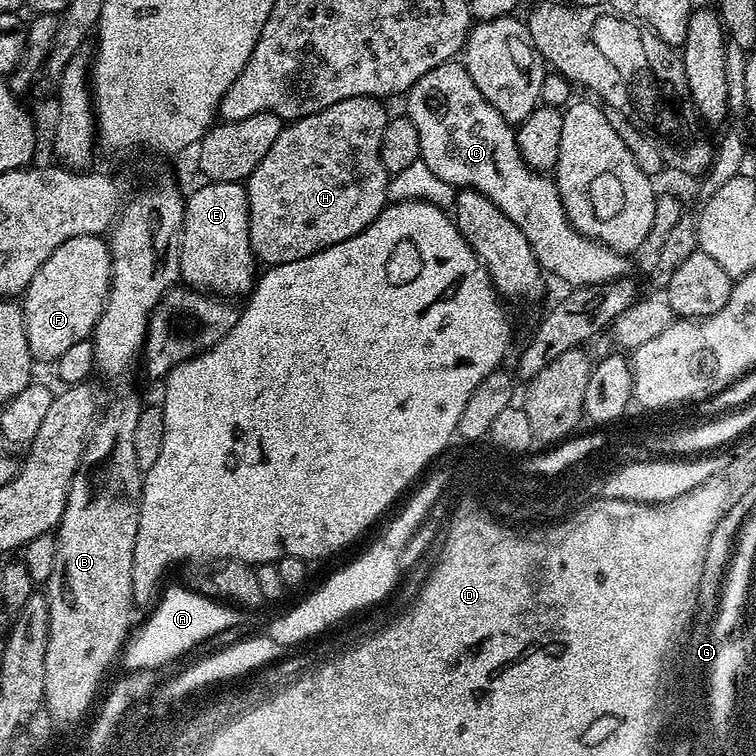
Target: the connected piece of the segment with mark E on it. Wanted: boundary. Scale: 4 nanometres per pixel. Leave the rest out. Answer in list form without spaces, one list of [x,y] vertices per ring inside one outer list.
[[[204,182],[201,188],[187,193],[184,202],[184,233],[180,239],[180,280],[198,292],[215,294],[221,298],[247,297],[256,287],[258,261],[250,242],[250,214],[248,189],[243,183]]]

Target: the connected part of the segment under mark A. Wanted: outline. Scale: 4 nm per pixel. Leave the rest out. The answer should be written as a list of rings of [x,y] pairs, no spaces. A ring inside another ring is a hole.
[[[168,585],[163,589],[155,610],[144,625],[131,633],[122,649],[122,664],[132,672],[144,672],[147,668],[160,668],[171,660],[187,654],[191,648],[199,646],[203,640],[224,632],[239,624],[241,613],[231,605],[213,597],[206,597],[182,586]]]

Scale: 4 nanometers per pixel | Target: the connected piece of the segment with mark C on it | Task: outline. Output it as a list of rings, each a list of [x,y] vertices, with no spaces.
[[[459,59],[447,60],[442,66],[434,66],[430,74],[422,74],[418,82],[406,93],[408,108],[406,114],[418,126],[418,142],[420,143],[420,158],[442,178],[442,182],[450,182],[459,190],[473,188],[482,193],[522,234],[526,234],[526,242],[530,242],[530,250],[534,250],[534,258],[541,269],[549,277],[557,276],[565,280],[568,286],[581,288],[591,284],[611,284],[619,282],[629,275],[629,257],[622,252],[615,252],[610,246],[599,244],[588,236],[582,236],[576,227],[568,220],[566,210],[562,206],[562,198],[558,194],[558,186],[551,175],[537,172],[535,168],[526,166],[522,154],[518,150],[516,128],[490,106],[486,98],[482,98],[482,90],[474,86],[474,78],[466,71]]]

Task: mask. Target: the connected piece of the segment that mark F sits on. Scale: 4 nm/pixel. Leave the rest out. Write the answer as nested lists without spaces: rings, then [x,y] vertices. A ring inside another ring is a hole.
[[[79,236],[78,238],[70,238],[66,242],[62,242],[62,246],[58,246],[58,250],[54,250],[54,254],[50,254],[50,258],[46,258],[46,262],[42,262],[42,266],[38,266],[38,274],[34,274],[34,278],[30,278],[28,289],[22,293],[22,307],[24,309],[24,321],[26,322],[26,340],[30,342],[30,354],[33,361],[48,360],[54,362],[58,358],[62,358],[62,353],[69,346],[75,346],[77,342],[89,339],[92,331],[96,329],[98,318],[102,314],[102,310],[108,301],[108,291],[112,285],[112,250],[107,239],[99,236]]]

